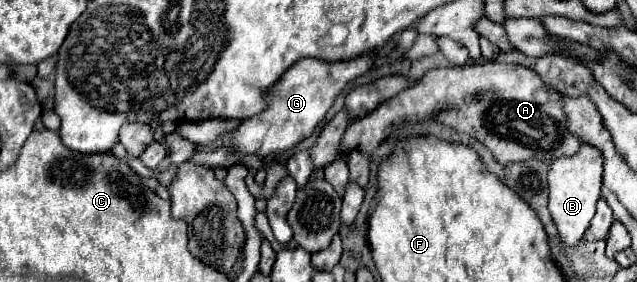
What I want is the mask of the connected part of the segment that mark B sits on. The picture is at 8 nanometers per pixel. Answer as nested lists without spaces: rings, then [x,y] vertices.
[[[583,143],[579,153],[573,157],[561,157],[555,159],[549,169],[549,213],[553,217],[553,223],[557,227],[559,239],[565,245],[577,245],[587,231],[593,215],[595,215],[595,203],[599,201],[599,189],[601,189],[601,177],[603,177],[603,155],[597,147]]]

